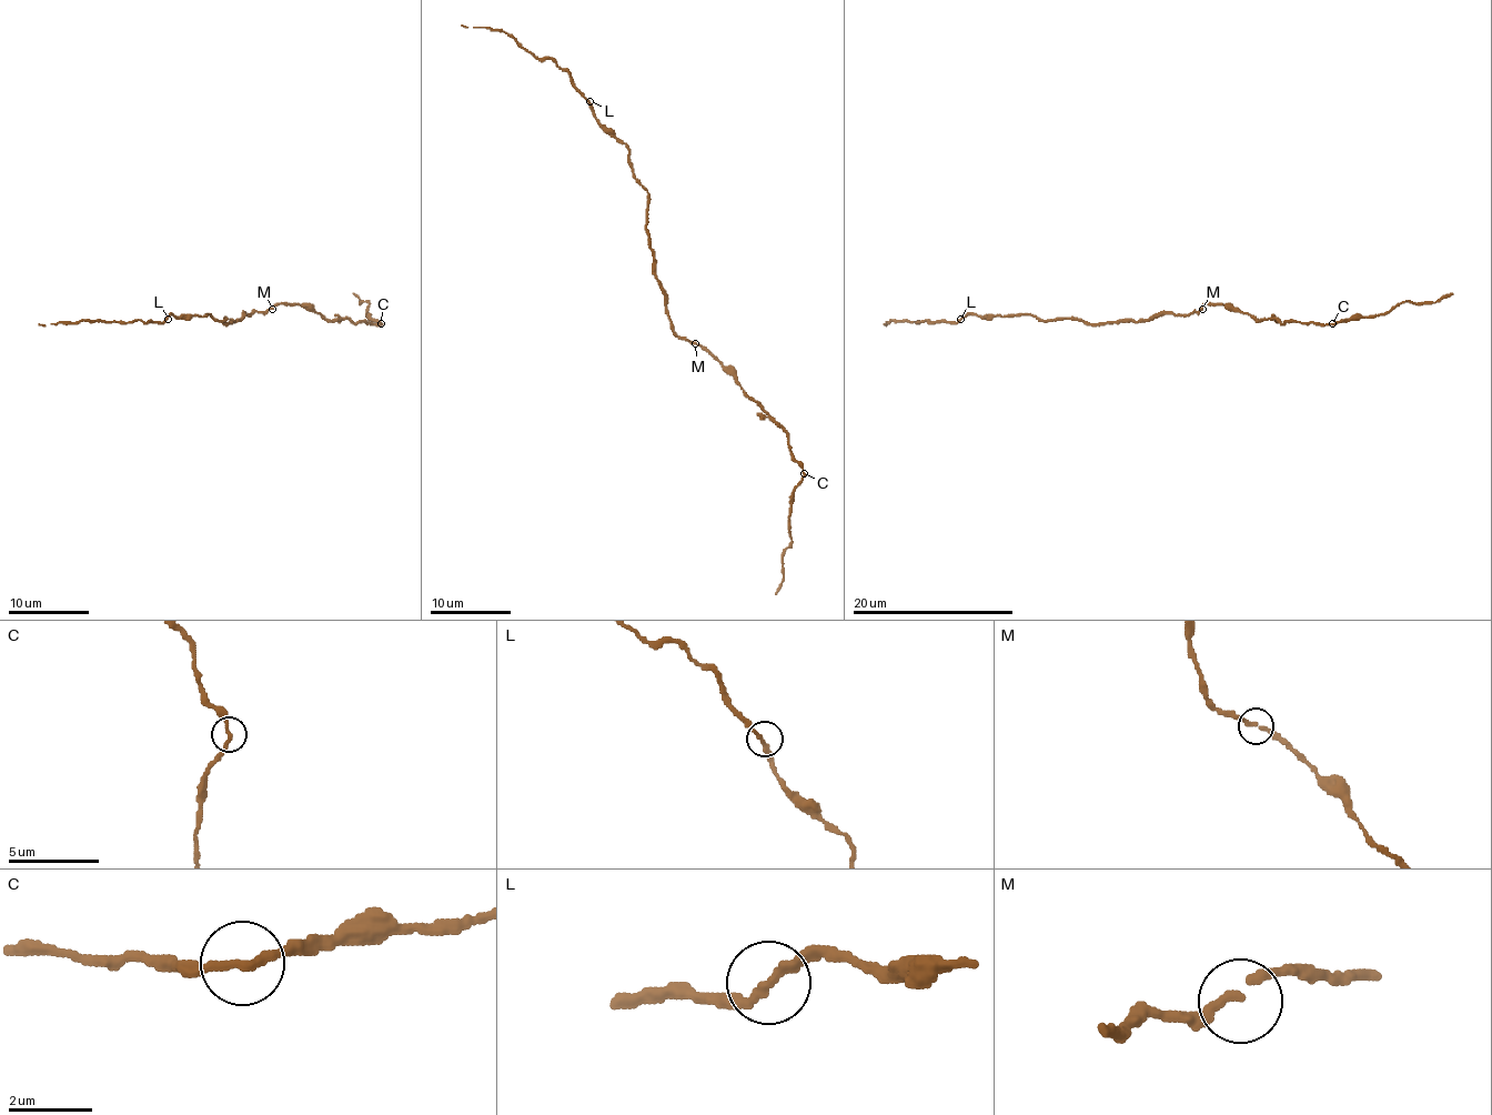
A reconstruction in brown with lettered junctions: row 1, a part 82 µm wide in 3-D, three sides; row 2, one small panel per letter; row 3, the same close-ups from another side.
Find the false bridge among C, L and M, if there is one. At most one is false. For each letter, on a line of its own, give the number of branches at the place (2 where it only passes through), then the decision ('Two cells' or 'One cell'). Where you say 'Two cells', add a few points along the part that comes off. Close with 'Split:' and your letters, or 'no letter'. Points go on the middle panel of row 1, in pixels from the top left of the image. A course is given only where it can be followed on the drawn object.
C: Branches: 2. Two cells. Course of the part to remove: (804, 473), (792, 495), (792, 540), (782, 558), (784, 576), (776, 594)
L: Branches: 2. One cell
M: Branches: 2. One cell
Split: C

